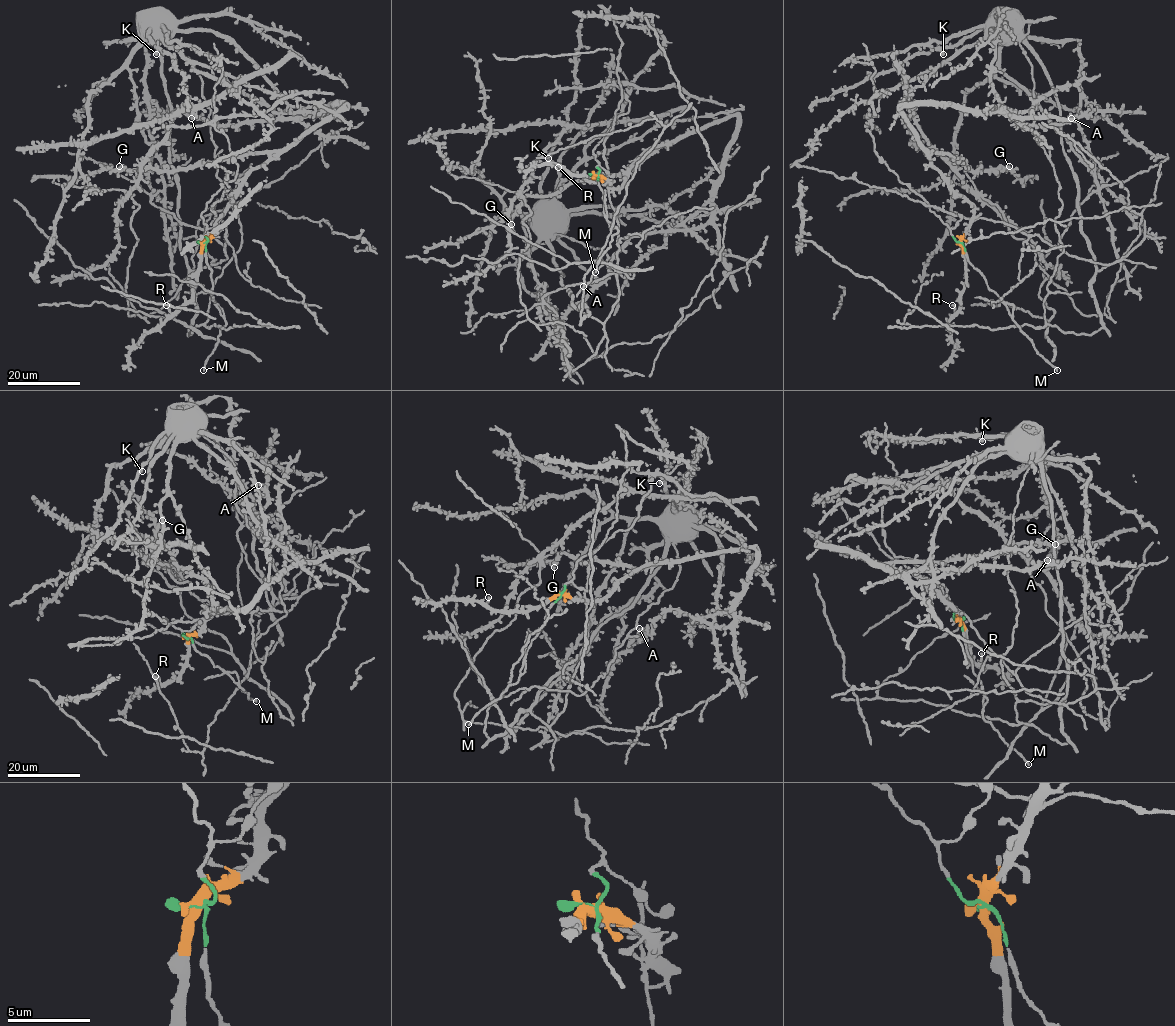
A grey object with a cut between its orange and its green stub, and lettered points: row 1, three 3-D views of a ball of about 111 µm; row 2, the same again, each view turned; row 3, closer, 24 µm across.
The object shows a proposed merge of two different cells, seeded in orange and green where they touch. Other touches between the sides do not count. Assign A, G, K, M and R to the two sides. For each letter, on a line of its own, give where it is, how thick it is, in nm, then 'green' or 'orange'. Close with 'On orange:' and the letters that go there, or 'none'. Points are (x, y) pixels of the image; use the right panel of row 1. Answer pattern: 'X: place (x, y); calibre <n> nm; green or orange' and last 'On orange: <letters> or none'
A: place (1071, 118); calibre 480 nm; orange
G: place (1009, 166); calibre 440 nm; orange
K: place (943, 54); calibre 440 nm; green
M: place (1057, 370); calibre 190 nm; green
R: place (952, 305); calibre 280 nm; orange
On orange: A, G, R

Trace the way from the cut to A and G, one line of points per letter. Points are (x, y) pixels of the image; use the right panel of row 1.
A: (959, 242), (973, 207), (931, 164), (902, 105), (1004, 113), (1024, 125), (1061, 125), (1072, 118)
G: (959, 242), (967, 231), (973, 207), (951, 188), (933, 166), (930, 155), (947, 153), (971, 170), (1009, 166)

